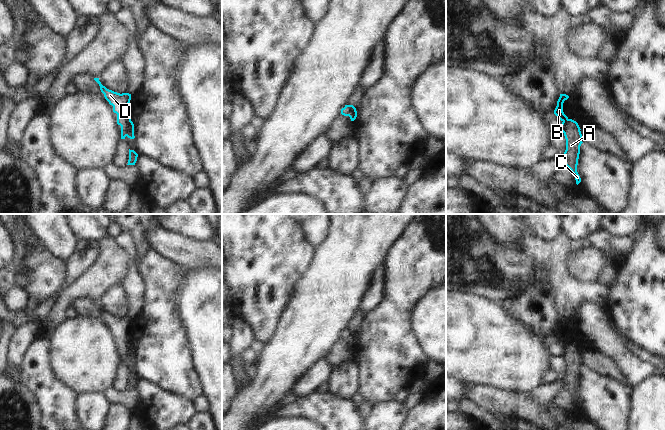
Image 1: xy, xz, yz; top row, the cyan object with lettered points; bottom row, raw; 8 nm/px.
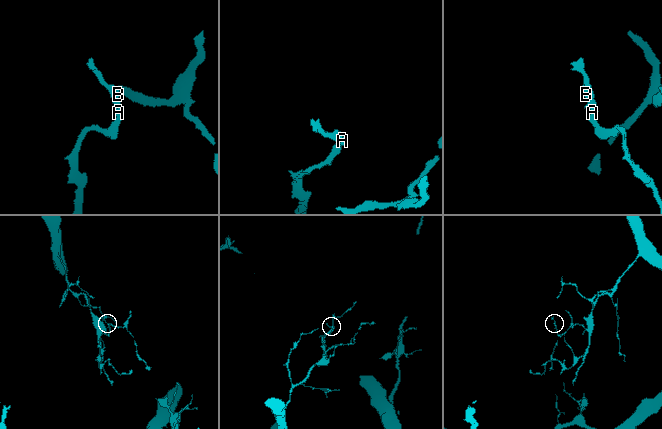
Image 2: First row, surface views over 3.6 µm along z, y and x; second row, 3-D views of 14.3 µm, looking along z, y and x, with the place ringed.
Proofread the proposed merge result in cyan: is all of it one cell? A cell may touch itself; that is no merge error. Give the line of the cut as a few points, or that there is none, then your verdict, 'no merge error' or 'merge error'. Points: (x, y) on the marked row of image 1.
cut xy (130, 119), (126, 135); merge error

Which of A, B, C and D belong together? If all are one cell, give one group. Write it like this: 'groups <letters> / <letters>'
groups A C / B D

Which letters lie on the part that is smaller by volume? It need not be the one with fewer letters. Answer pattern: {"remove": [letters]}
{"remove": ["B", "D"]}

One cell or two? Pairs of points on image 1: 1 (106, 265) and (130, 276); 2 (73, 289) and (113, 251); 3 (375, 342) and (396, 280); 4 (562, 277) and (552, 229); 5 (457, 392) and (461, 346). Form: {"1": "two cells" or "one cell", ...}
{"1": "two cells", "2": "one cell", "3": "one cell", "4": "two cells", "5": "two cells"}

